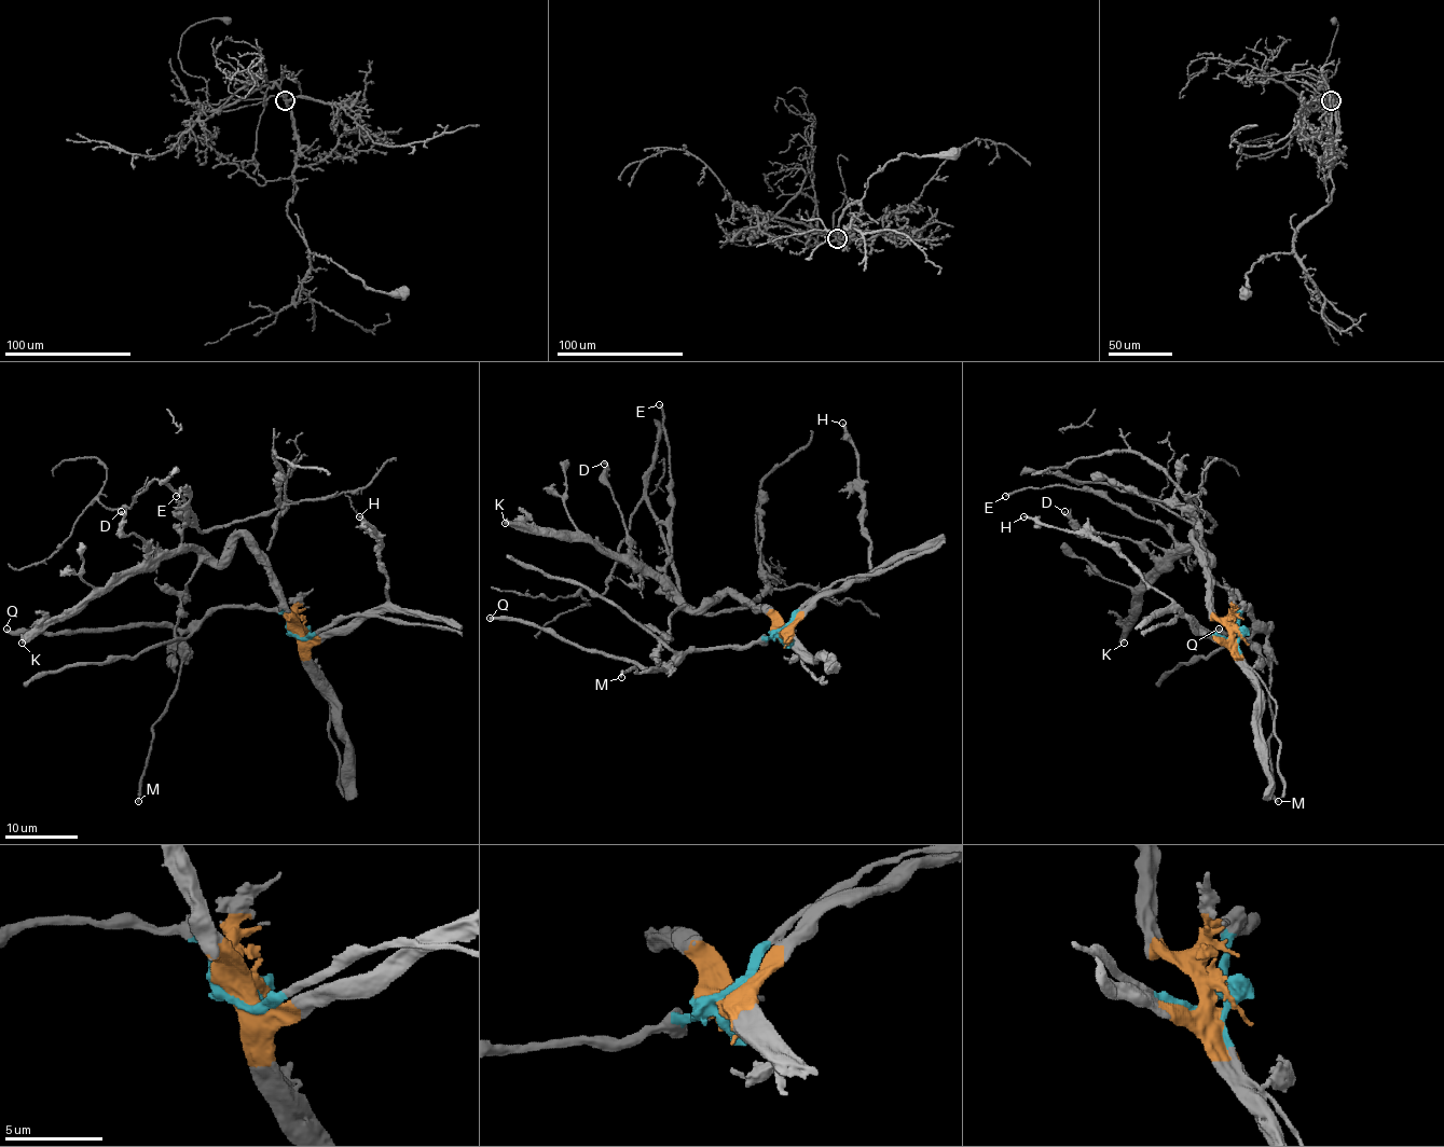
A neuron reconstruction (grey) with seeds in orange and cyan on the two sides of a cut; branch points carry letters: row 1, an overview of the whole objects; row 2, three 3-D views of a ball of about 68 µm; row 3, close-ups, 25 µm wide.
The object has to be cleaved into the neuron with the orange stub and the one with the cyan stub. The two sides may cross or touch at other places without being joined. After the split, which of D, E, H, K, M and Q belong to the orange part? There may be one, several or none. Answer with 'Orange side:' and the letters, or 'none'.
Orange side: D, E, H, K

